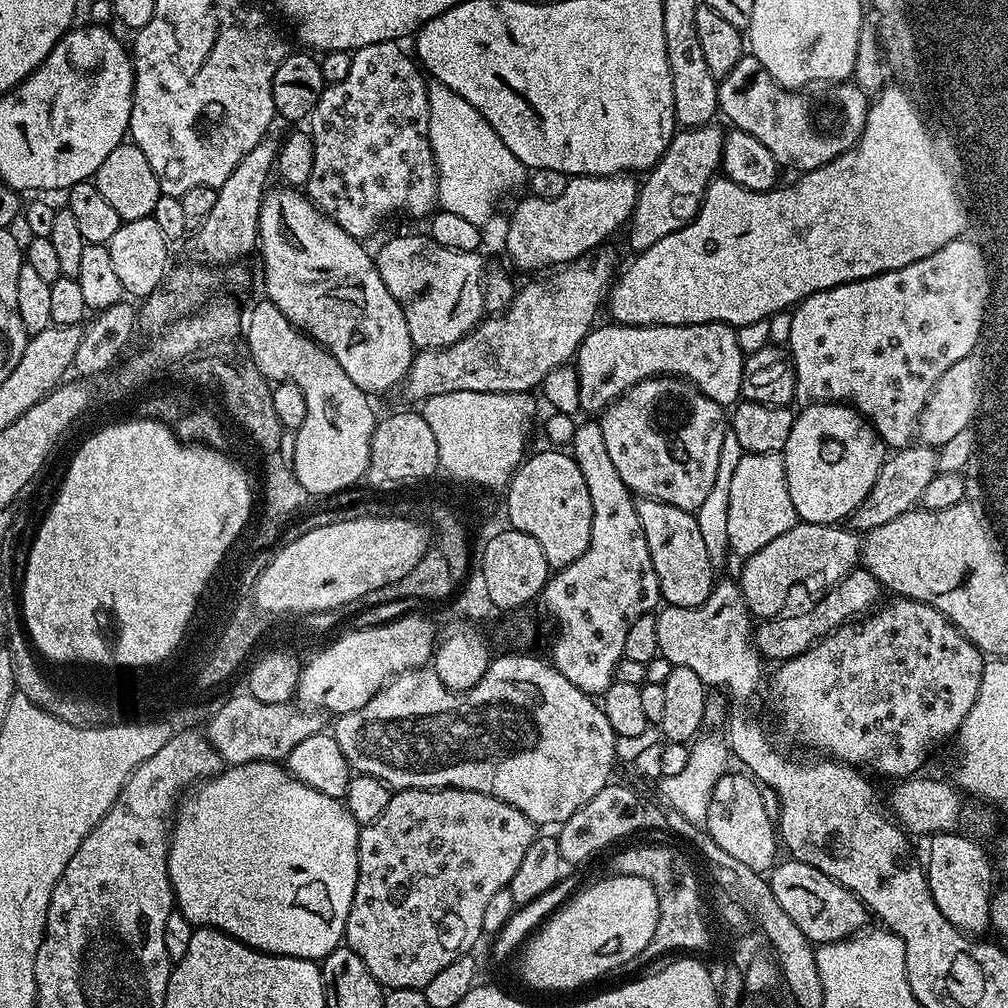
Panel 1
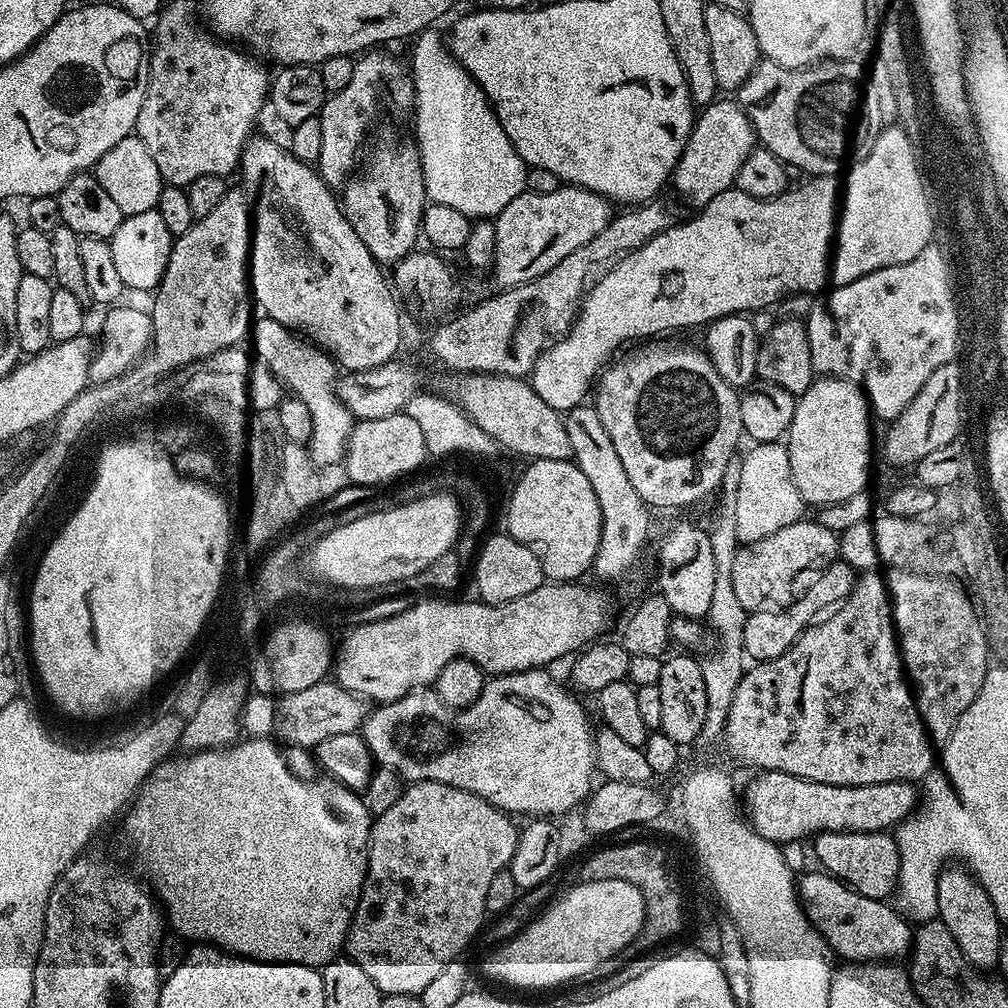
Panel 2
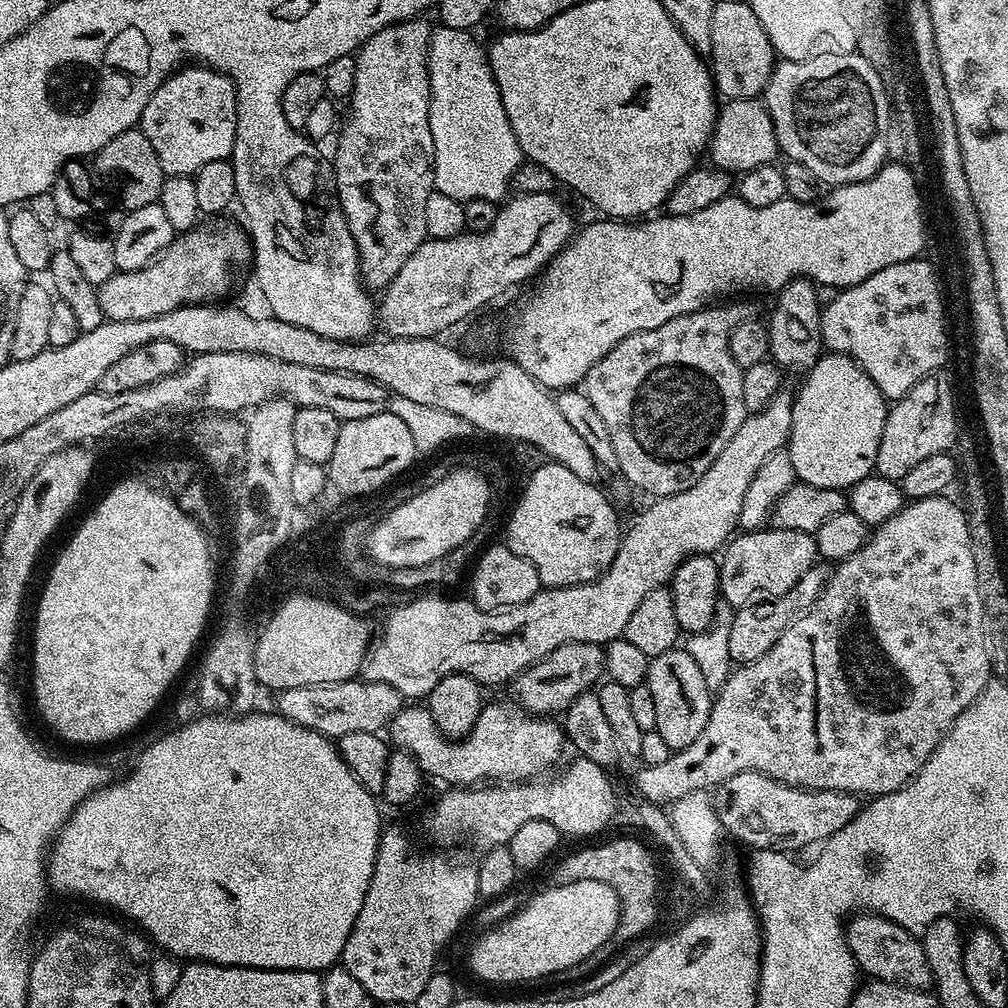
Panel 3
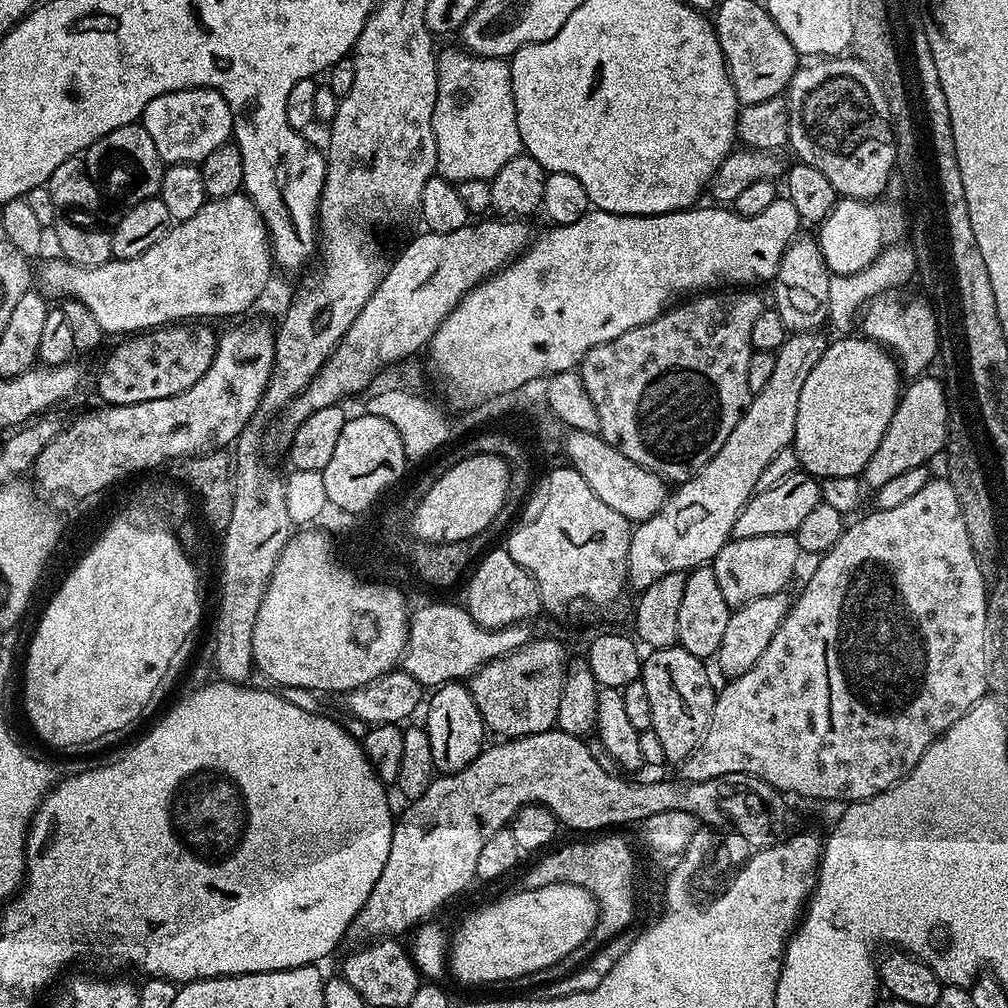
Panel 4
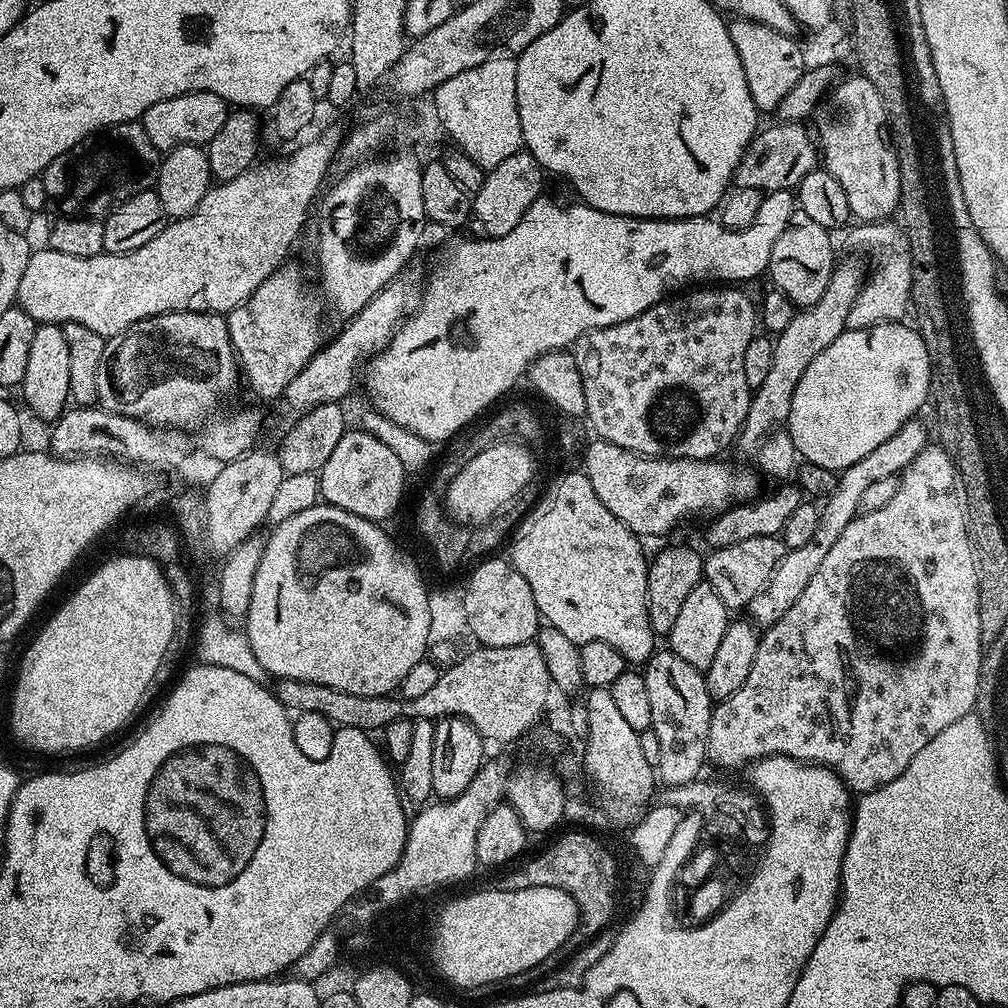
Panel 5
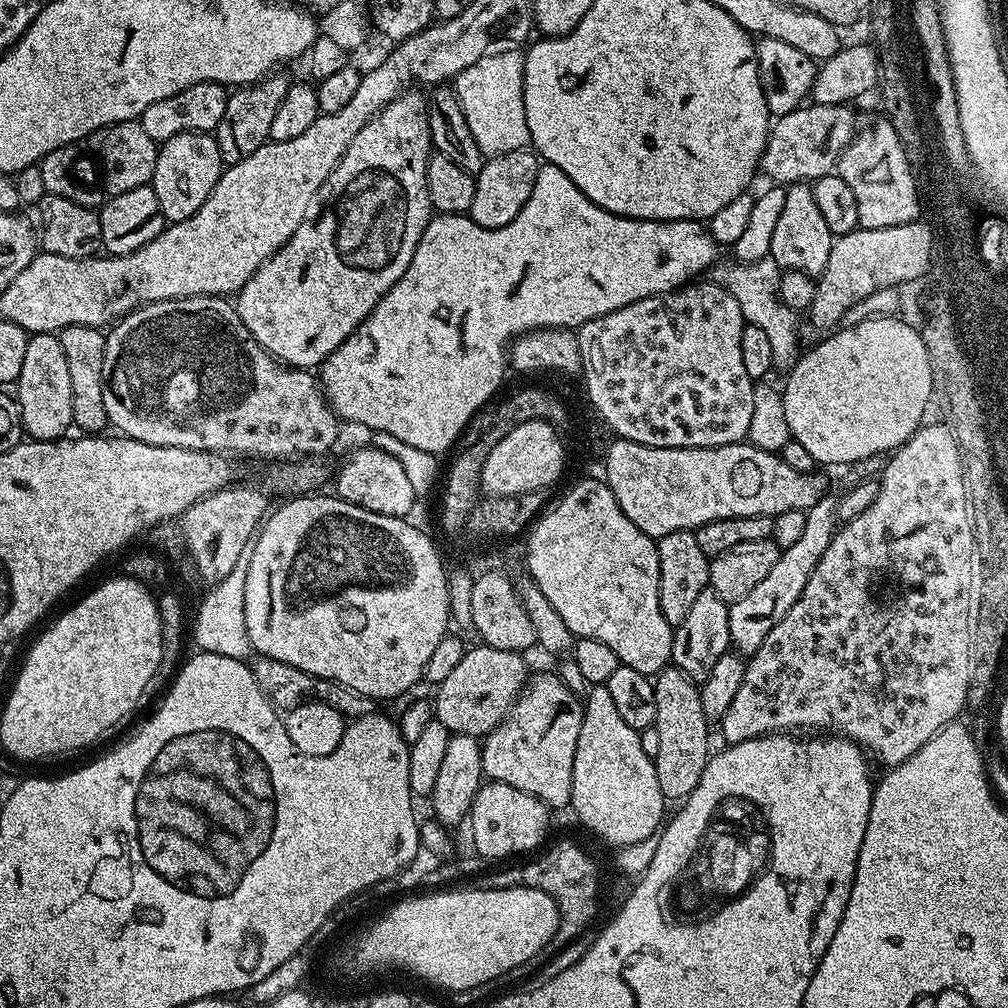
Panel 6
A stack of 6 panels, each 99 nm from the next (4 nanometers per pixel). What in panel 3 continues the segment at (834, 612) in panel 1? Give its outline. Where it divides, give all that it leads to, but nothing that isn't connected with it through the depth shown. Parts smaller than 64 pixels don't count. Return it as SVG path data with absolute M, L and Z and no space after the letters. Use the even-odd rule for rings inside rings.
M824 562L817 563L810 570L806 570L806 574L802 574L802 578L798 578L798 582L794 582L794 586L786 590L786 594L735 609L730 626L730 658L733 665L749 664L762 658L762 654L766 654L766 650L770 650L770 646L774 646L774 642L778 642L778 638L786 634L788 627L814 606L829 575L829 565Z

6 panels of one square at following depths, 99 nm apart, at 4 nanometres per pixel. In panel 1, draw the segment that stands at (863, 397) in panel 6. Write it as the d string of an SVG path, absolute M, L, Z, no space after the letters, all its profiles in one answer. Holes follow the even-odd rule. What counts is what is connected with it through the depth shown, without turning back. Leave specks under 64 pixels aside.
M809 404L799 411L795 413L790 438L786 438L782 453L790 502L794 502L796 515L805 524L840 524L870 494L870 486L874 486L874 478L878 478L886 459L886 445L872 425L847 404Z

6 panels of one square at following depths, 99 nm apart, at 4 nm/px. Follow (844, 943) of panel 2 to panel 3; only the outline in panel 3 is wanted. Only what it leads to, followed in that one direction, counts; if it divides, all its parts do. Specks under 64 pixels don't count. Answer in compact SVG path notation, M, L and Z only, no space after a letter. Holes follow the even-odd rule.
M860 912L847 921L845 936L857 969L863 975L868 974L869 979L902 985L919 992L933 985L932 967L926 959L921 939L897 923L890 922L876 913Z

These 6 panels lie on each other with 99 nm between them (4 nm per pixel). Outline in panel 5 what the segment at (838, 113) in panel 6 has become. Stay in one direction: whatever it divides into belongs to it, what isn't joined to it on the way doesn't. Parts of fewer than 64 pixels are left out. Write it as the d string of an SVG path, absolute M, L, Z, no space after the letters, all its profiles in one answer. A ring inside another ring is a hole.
M775 122L769 128L761 127L752 137L750 146L738 162L734 184L762 193L778 190L796 190L806 174L818 164L818 144L800 122Z

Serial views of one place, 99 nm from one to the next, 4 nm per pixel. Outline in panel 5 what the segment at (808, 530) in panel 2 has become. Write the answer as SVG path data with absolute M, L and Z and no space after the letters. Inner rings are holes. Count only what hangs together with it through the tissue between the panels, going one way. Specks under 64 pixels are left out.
M780 536L750 538L746 542L737 542L734 546L722 546L711 549L704 556L704 580L714 586L718 598L730 610L747 609L747 606L770 582L778 562L782 562L786 549Z

